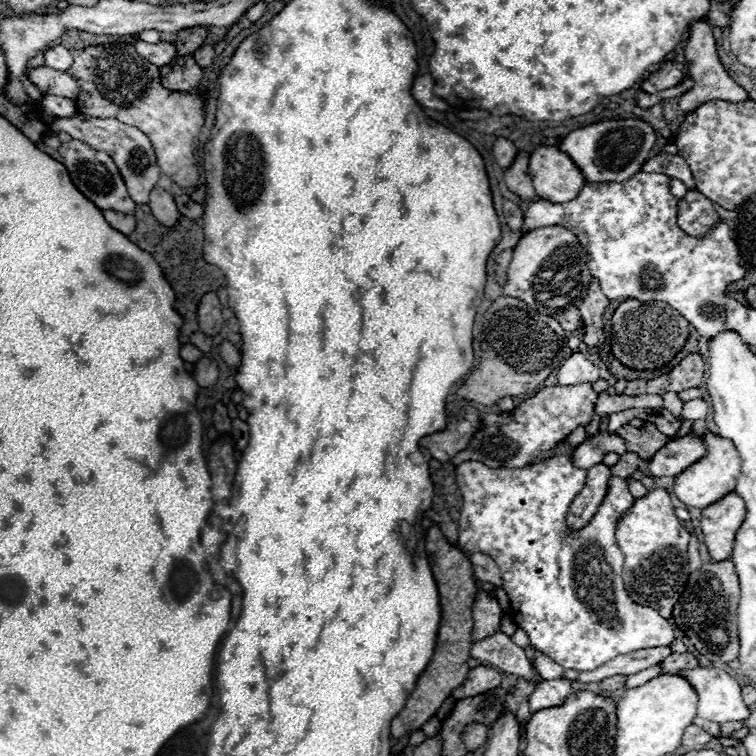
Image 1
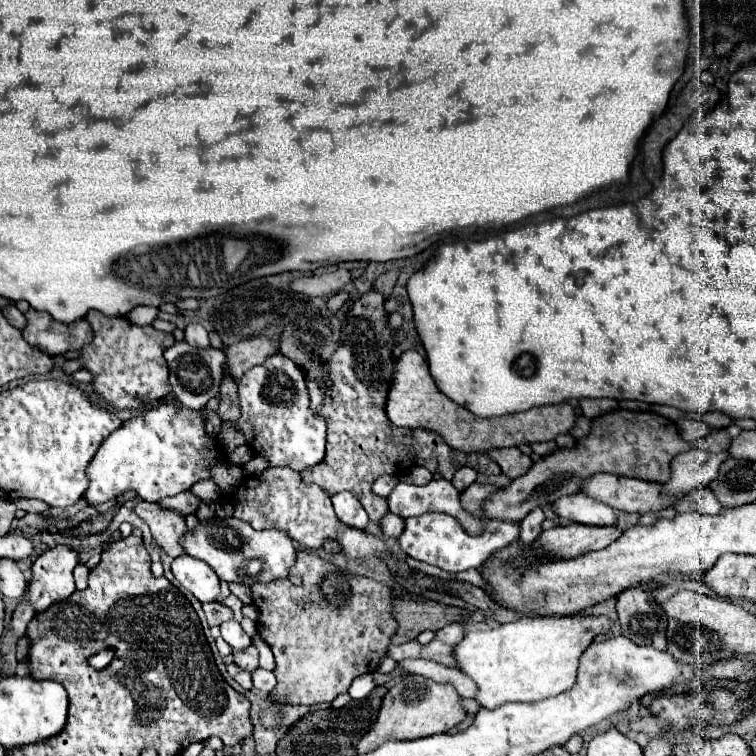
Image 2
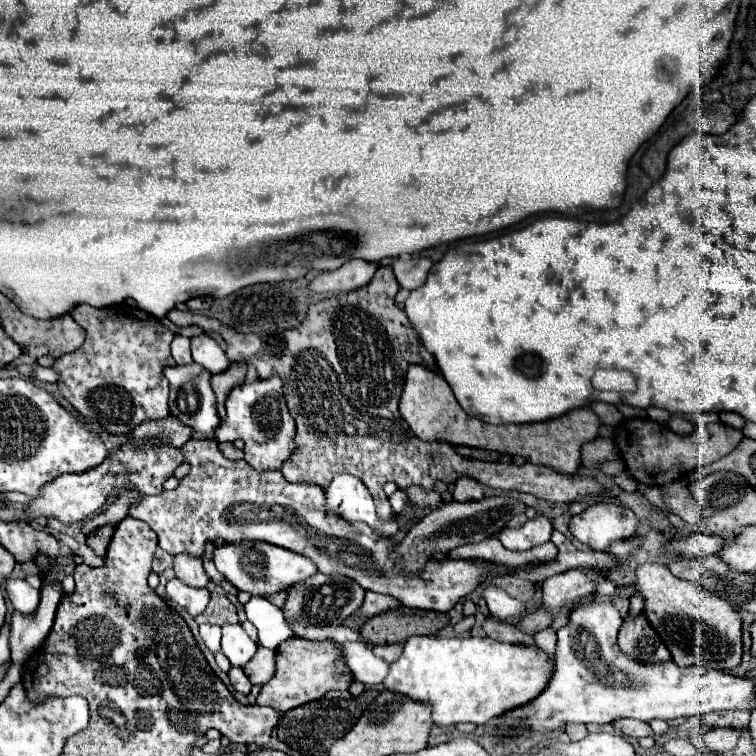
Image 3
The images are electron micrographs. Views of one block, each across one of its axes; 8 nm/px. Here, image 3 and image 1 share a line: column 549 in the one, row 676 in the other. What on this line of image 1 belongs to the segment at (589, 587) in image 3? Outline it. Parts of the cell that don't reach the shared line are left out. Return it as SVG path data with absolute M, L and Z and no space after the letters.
M660 646L660 648L642 648L640 652L630 652L624 656L616 656L614 660L610 660L608 664L592 670L592 672L580 672L578 680L580 682L600 682L604 678L616 676L616 674L636 674L640 670L646 670L658 662L662 662L666 656L670 656L672 650L670 646Z

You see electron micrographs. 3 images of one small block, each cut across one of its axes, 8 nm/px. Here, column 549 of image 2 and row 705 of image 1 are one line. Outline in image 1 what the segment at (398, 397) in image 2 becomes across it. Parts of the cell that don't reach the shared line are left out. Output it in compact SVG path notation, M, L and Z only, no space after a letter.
M430 526L424 538L424 550L430 560L430 568L434 574L434 580L438 584L438 596L440 596L440 628L438 628L438 640L434 656L428 664L428 668L422 672L414 692L408 696L404 710L392 720L390 734L398 740L408 732L420 730L442 706L442 702L450 696L450 692L464 684L468 676L468 658L470 658L470 644L472 644L472 604L476 598L476 578L472 574L472 564L466 558L464 552L454 548L446 542L438 526Z

